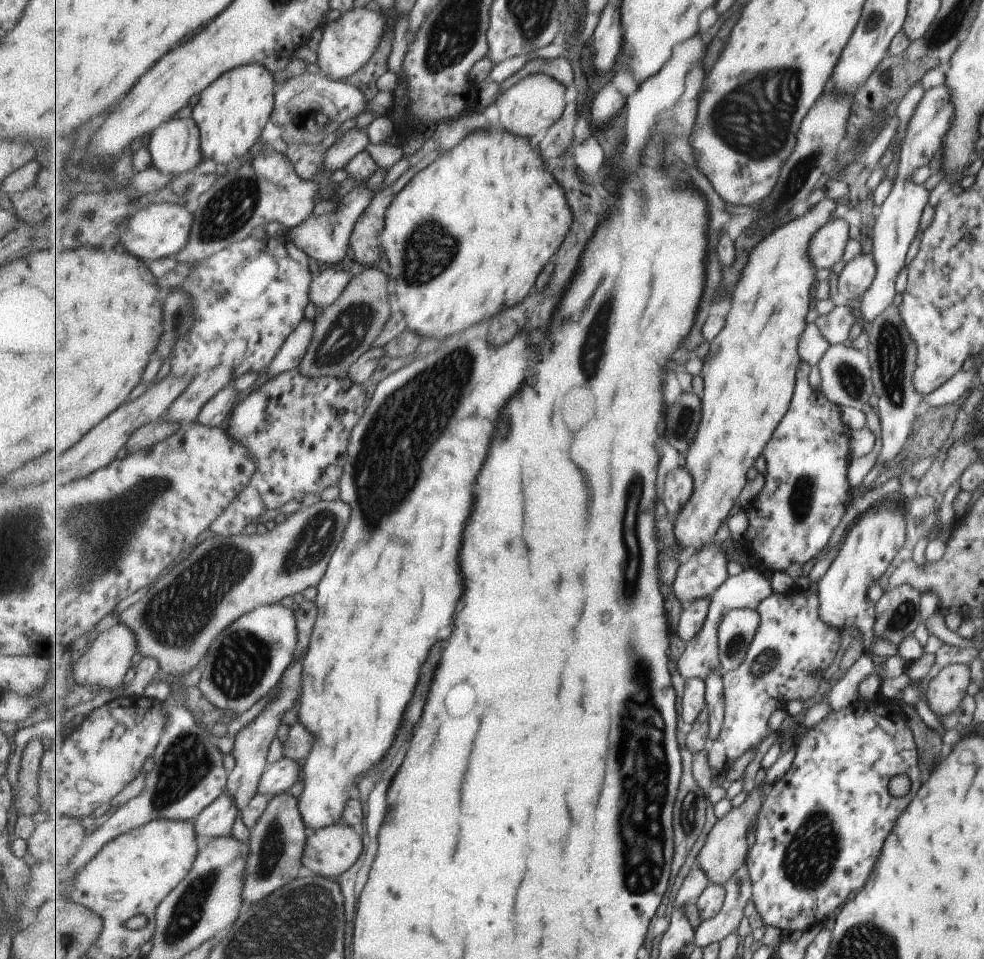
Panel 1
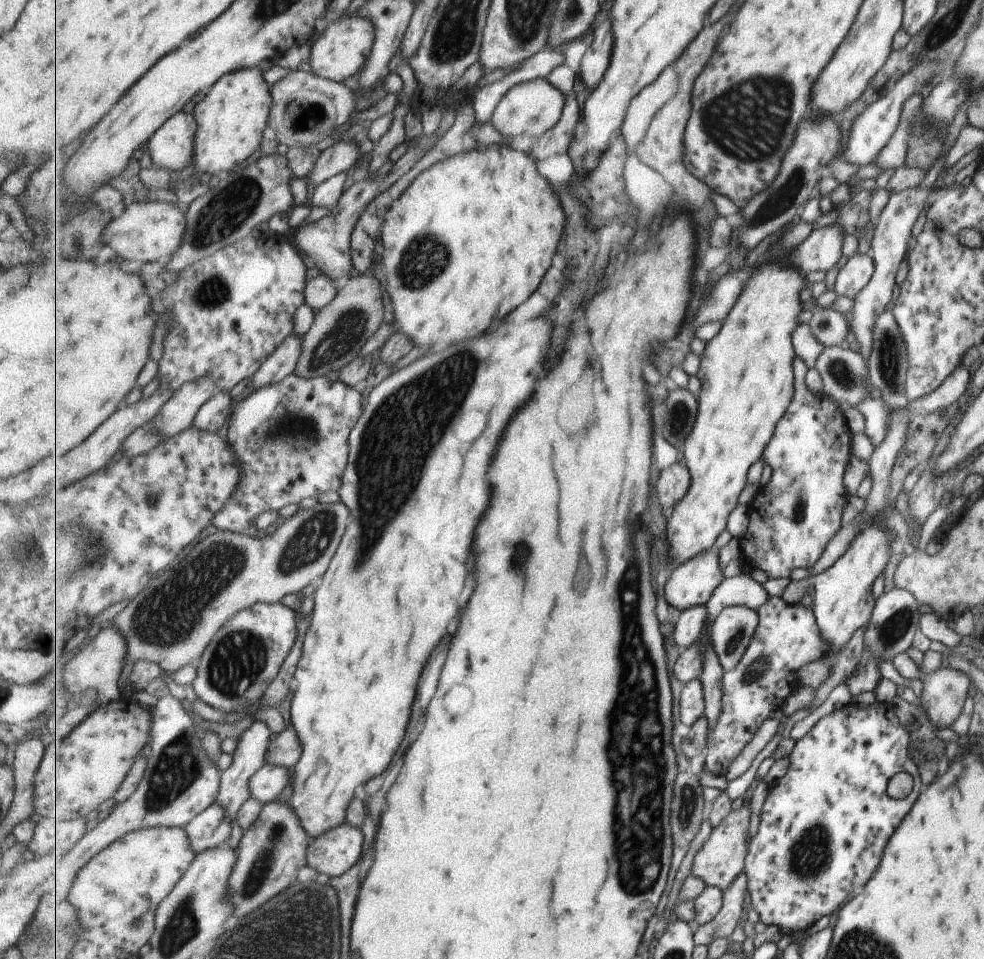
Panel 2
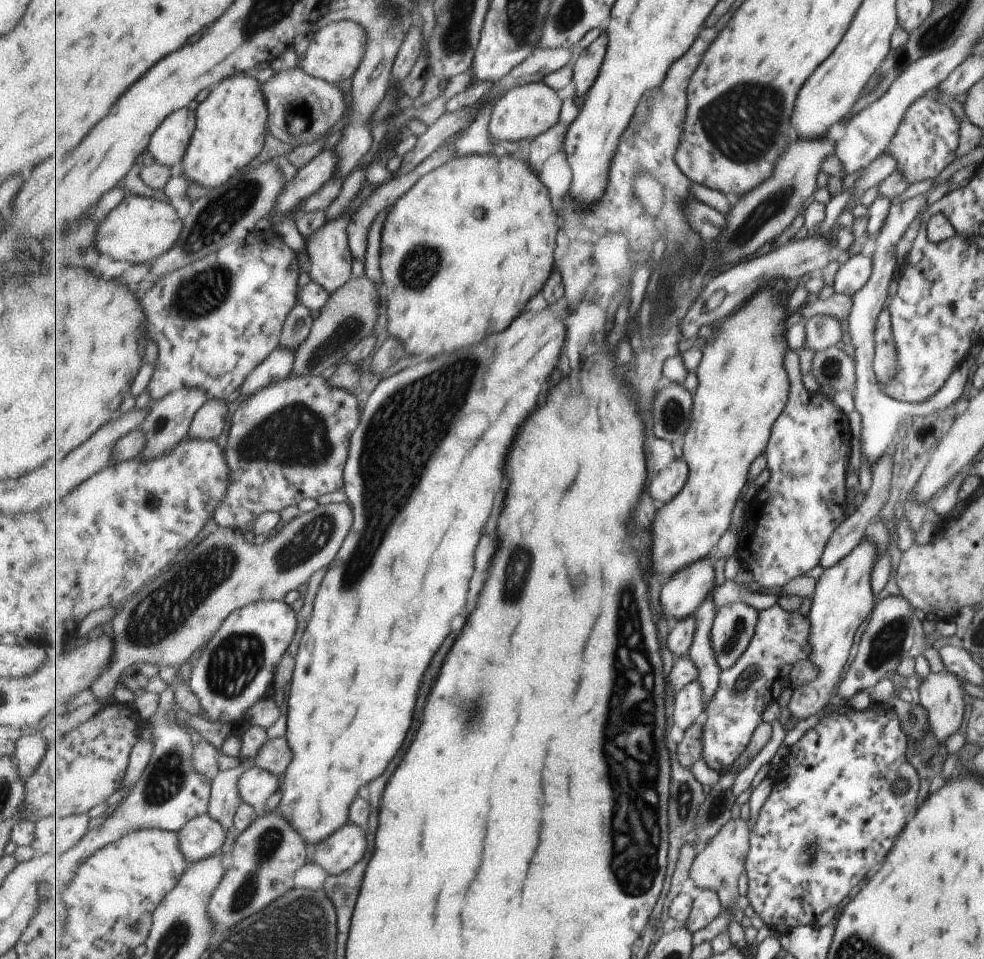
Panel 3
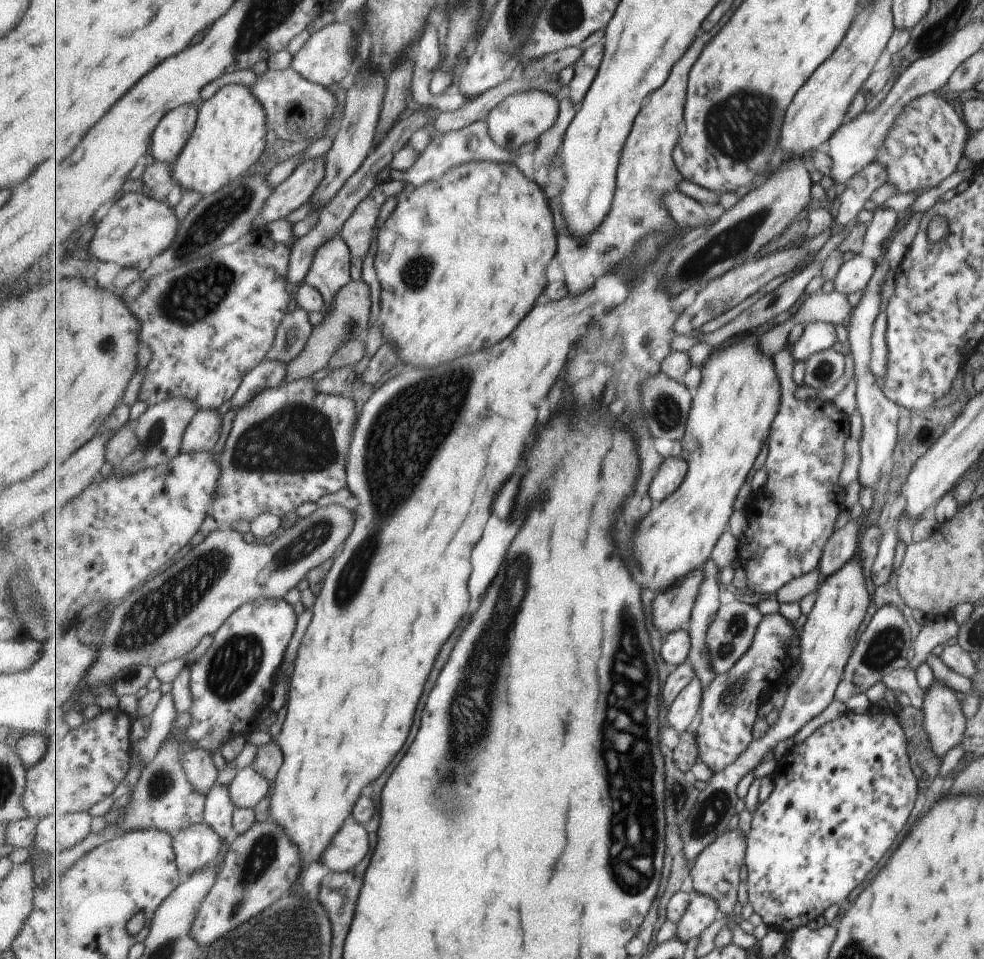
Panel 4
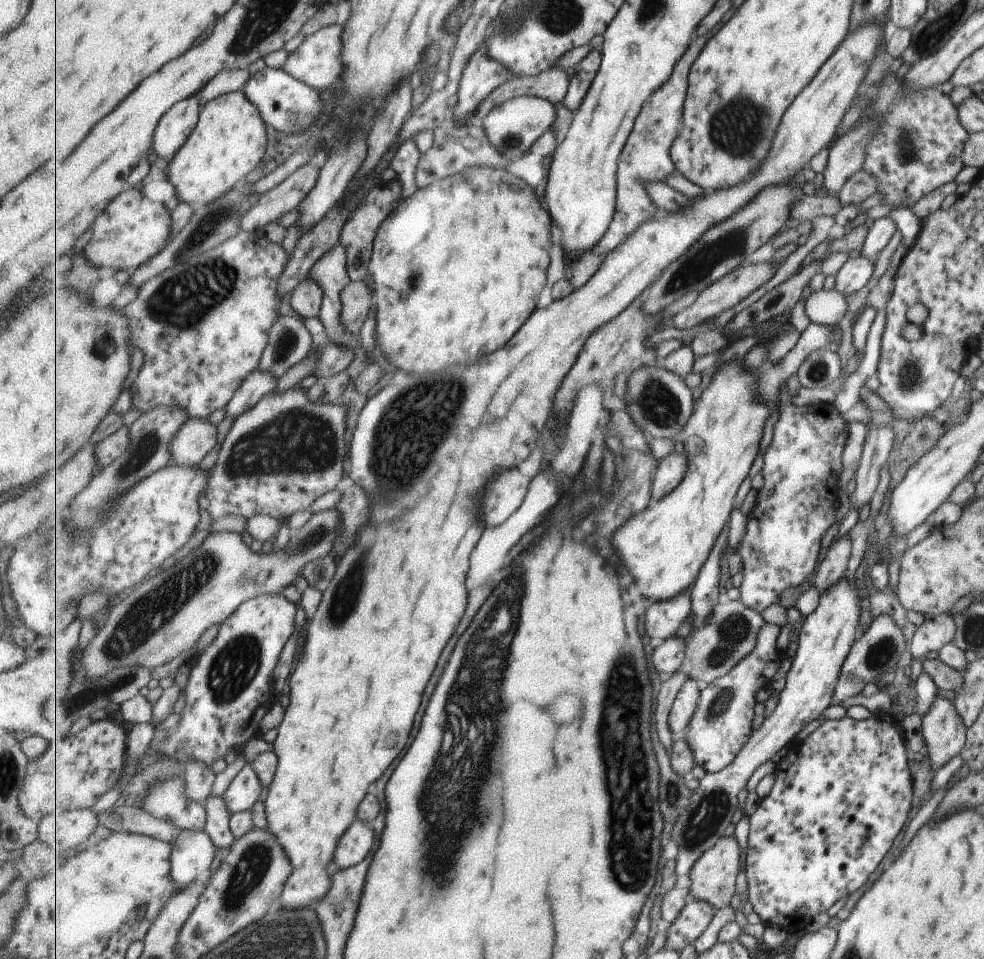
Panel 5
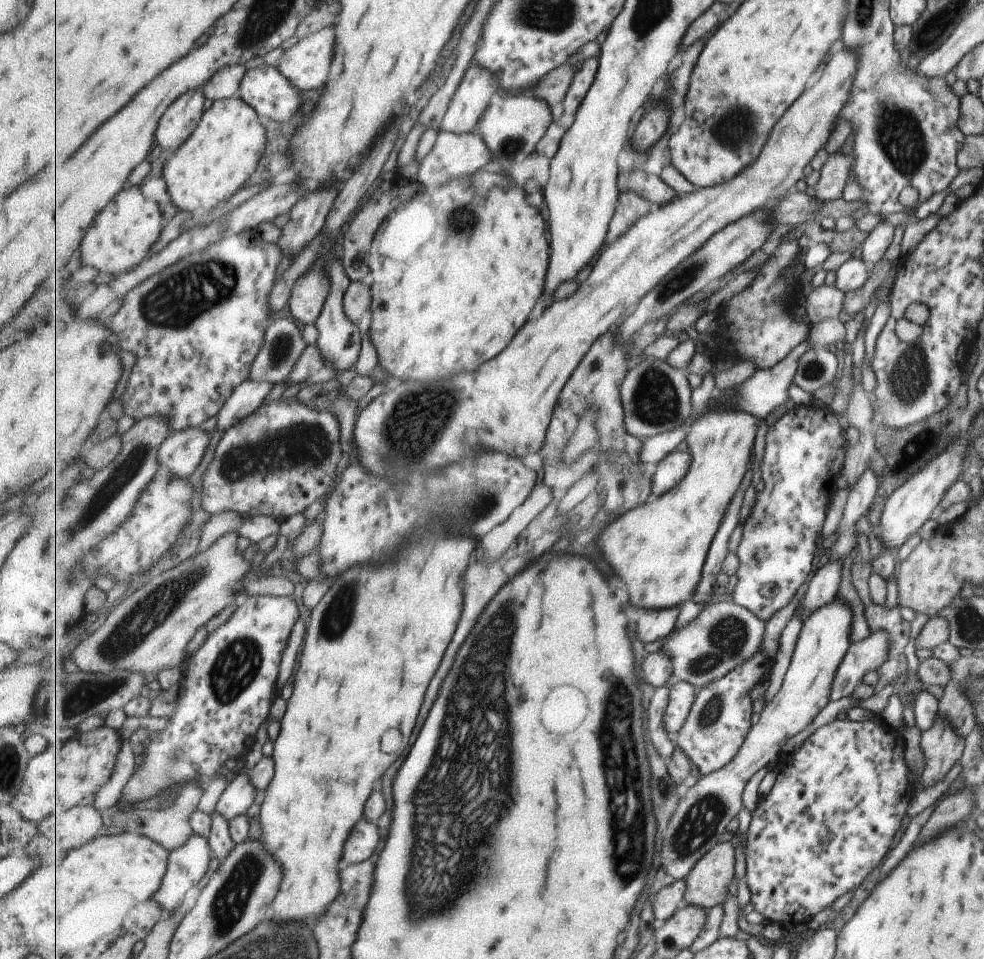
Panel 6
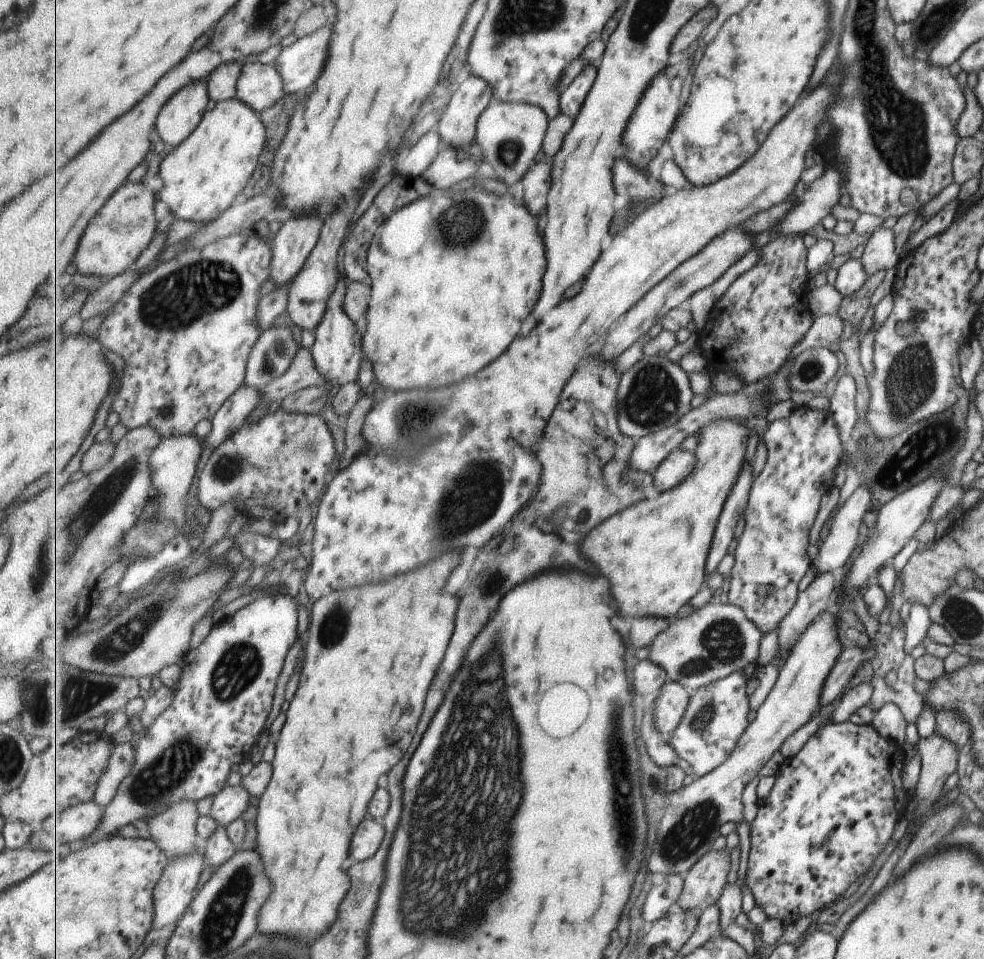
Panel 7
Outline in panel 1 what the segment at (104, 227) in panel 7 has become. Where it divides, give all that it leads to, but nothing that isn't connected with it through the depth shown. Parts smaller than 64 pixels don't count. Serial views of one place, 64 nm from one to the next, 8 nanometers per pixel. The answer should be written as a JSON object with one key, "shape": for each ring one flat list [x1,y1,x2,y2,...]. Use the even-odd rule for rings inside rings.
{"shape":[[141,204,127,219,127,230,123,232,117,246,127,248,127,252,131,252,133,256,141,258,147,264,161,258,175,258,189,244,193,218,195,214,189,212,184,204]]}

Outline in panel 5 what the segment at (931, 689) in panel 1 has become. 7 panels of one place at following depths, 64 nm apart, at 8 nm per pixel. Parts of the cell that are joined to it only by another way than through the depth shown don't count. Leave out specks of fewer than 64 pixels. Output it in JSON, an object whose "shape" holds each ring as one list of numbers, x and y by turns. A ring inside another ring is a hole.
{"shape":[[935,694,933,704,921,721,921,734,931,770,935,773,953,756,960,754,965,744,966,728,957,716,953,702]]}

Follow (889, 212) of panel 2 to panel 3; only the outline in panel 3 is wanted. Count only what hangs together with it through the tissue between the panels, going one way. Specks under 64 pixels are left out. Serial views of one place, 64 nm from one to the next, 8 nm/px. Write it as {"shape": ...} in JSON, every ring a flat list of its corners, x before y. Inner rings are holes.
{"shape":[[926,194,916,195,902,202,889,204,887,208,887,216,883,220,883,226,879,230,879,234,875,234,874,251,871,255,872,271,868,281,852,295,852,303,847,317,847,332,851,338,851,346,853,346,853,358,855,358,855,390,853,390,854,409,861,417,860,446,861,454,865,458,865,464,873,466,873,462,887,452,901,429,898,428,900,421,907,417,909,405,906,403,895,402,892,398,879,392,879,385,875,380,872,369,872,356,874,322,877,315,883,310,883,304,887,300,887,287,891,278,897,273,899,265,894,256,894,246,899,241,908,225,915,218,917,212,925,204]]}

